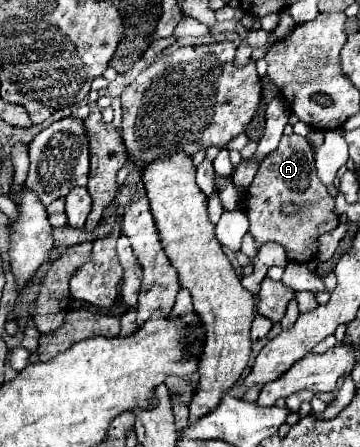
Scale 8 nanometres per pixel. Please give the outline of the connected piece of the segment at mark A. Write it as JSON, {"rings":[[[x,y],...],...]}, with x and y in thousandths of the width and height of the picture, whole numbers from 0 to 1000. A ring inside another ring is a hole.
{"rings":[[[786,302],[764,342],[742,347],[719,369],[719,383],[681,427],[681,477],[692,481],[692,521],[708,530],[714,557],[736,544],[775,544],[797,562],[797,579],[819,588],[858,588],[881,575],[881,539],[892,526],[919,521],[942,503],[942,481],[931,477],[931,450],[908,432],[908,418],[881,396],[869,329],[847,306]],[[792,454],[847,459],[819,481],[786,481],[781,463]]]}

